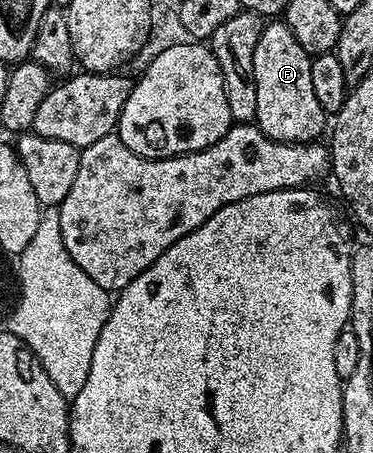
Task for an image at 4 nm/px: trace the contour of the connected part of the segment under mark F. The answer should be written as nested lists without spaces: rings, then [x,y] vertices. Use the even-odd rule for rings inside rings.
[[[269,20],[265,22],[263,32],[259,36],[259,44],[255,44],[255,96],[259,99],[259,108],[257,109],[257,117],[255,124],[265,133],[268,138],[276,142],[311,142],[320,139],[321,133],[326,133],[327,116],[323,112],[323,108],[319,108],[319,99],[315,97],[315,87],[311,84],[311,64],[313,58],[303,48],[303,44],[299,44],[299,40],[295,40],[295,32],[291,32],[291,28],[283,20]]]

